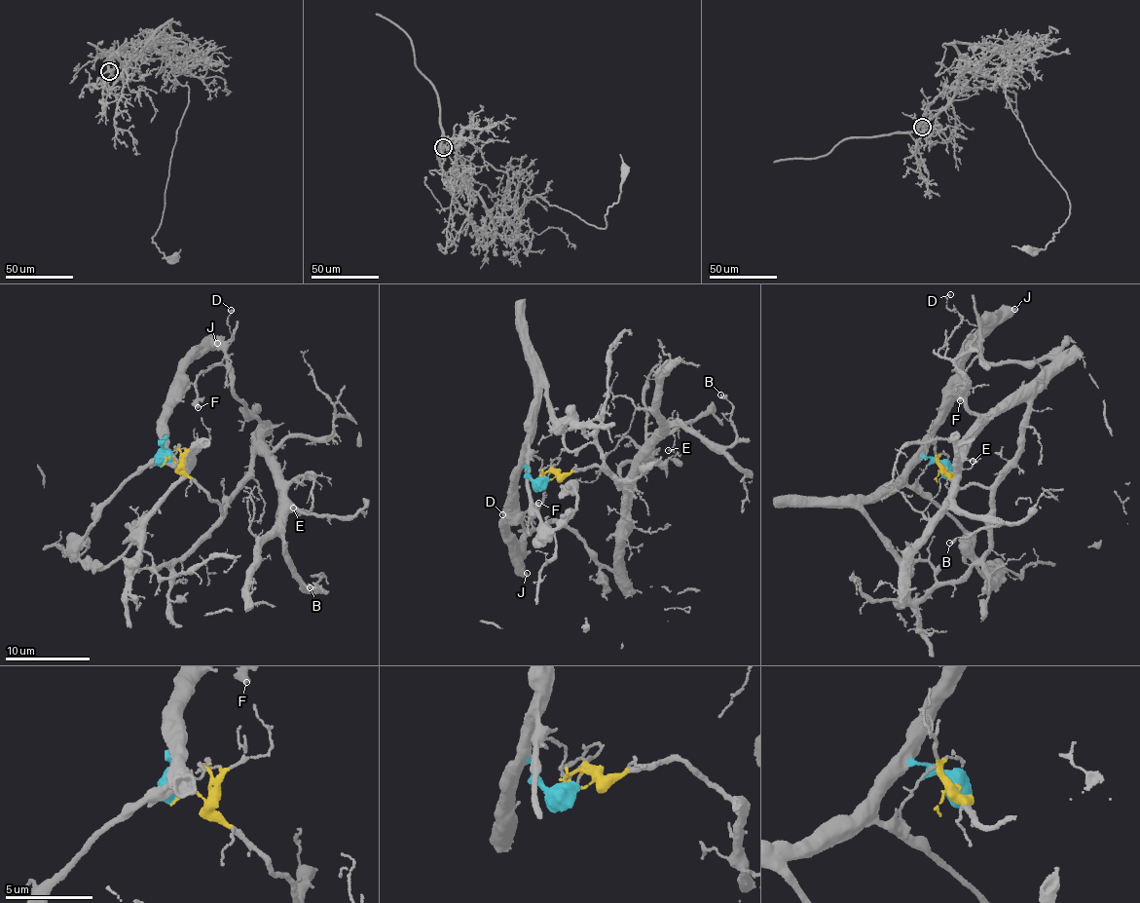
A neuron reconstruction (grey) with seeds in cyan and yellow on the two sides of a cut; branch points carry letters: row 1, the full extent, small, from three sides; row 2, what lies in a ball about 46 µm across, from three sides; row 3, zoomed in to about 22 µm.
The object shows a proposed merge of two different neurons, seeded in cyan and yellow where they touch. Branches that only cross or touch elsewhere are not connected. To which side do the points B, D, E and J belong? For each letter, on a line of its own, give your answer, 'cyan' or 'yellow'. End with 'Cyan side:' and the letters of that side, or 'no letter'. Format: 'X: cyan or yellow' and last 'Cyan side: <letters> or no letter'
B: yellow
D: yellow
E: yellow
J: cyan
Cyan side: J

